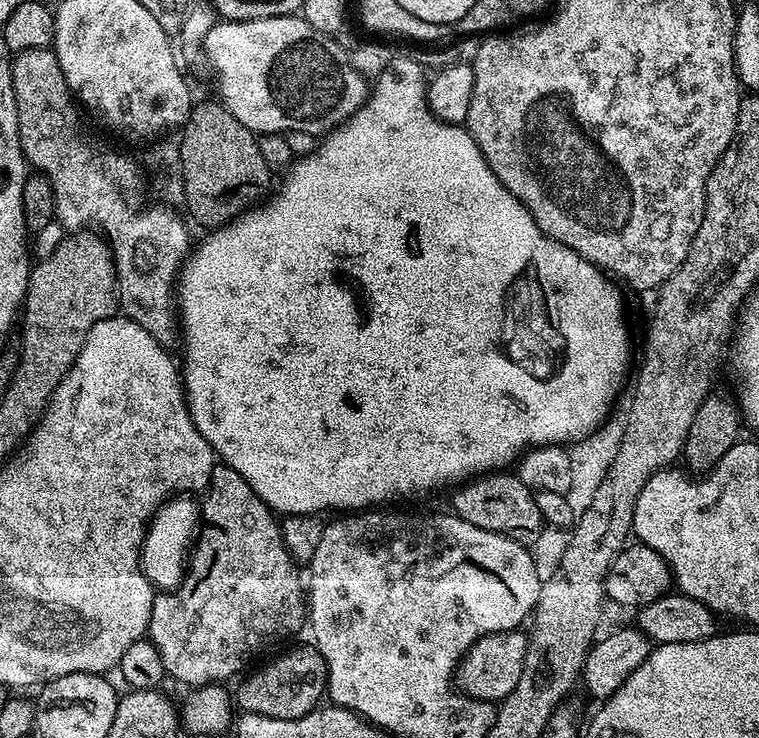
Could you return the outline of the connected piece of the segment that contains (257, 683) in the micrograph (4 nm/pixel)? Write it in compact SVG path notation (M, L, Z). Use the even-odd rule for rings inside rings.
M315 645L292 648L252 673L234 692L237 707L243 711L262 714L268 718L293 721L315 709L326 692L328 671L325 659Z

